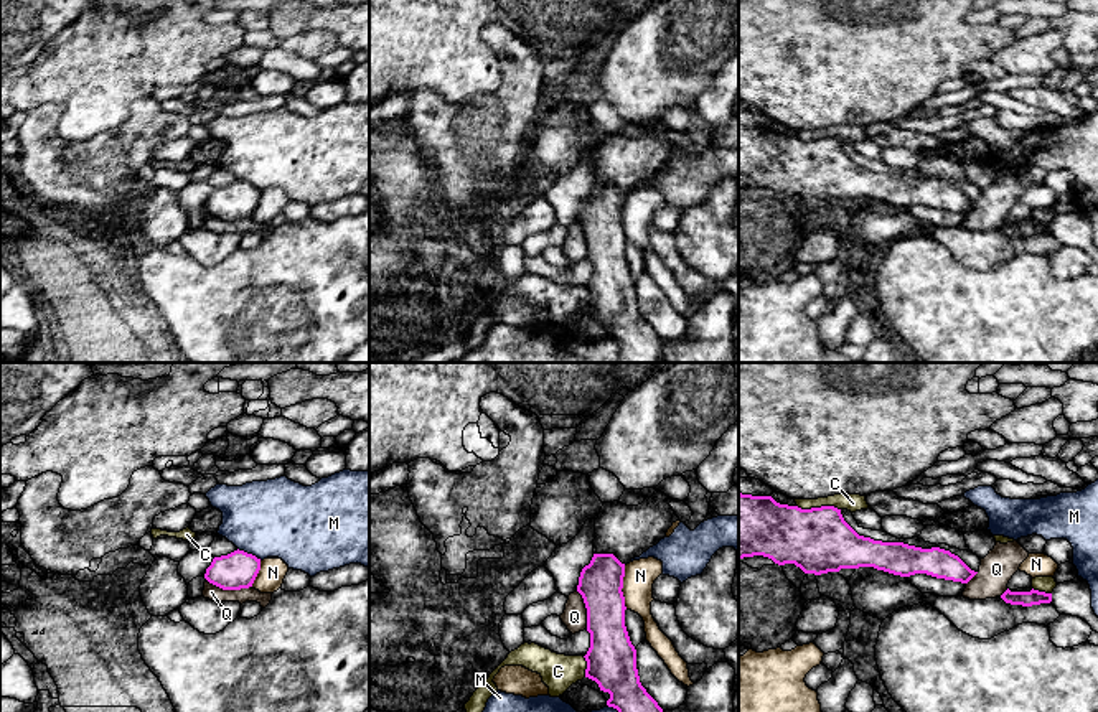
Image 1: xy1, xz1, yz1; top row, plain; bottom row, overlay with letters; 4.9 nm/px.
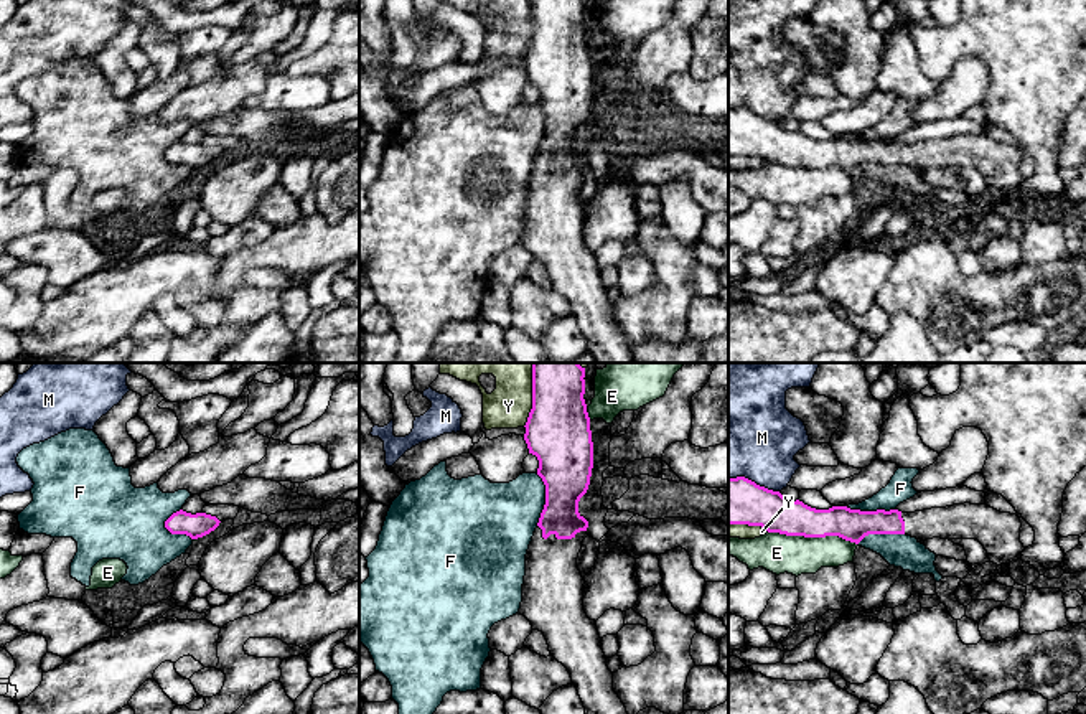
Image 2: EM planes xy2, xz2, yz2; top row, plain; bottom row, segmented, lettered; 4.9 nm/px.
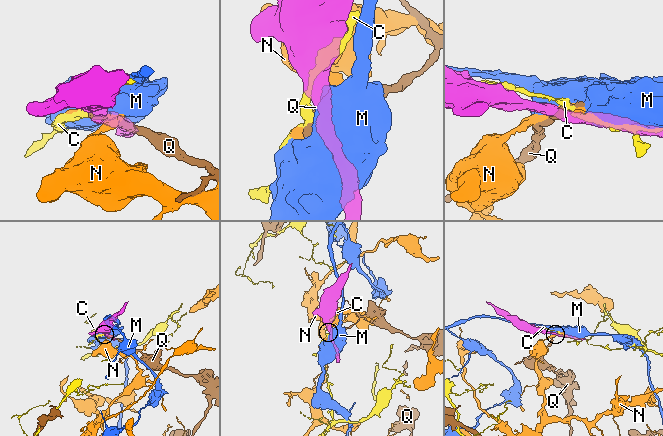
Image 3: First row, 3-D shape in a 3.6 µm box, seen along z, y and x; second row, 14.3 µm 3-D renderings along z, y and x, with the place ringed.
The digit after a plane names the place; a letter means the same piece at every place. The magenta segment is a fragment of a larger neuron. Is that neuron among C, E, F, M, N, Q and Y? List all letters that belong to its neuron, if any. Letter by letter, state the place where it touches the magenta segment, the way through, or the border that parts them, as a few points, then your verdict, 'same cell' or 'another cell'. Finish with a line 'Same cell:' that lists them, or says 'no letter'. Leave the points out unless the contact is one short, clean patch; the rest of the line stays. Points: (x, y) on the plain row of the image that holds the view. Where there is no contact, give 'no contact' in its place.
C: meets magenta in yz1 at (818, 139); another cell
E: meets magenta in yz2 at (813, 167); another cell
F: meets magenta in xz2 at (546, 131); border along xz2 (536, 104), (544, 116), (544, 139), (538, 155); another cell
M: meets magenta in xy1 at (249, 185); another cell
N: meets magenta in xz1 at (622, 218); another cell
Q: meets magenta in xy1 at (229, 220); border along xy1 (206, 210), (223, 220), (251, 218); another cell
Y: meets magenta in xz2 at (533, 28); another cell
Same cell: no letter

